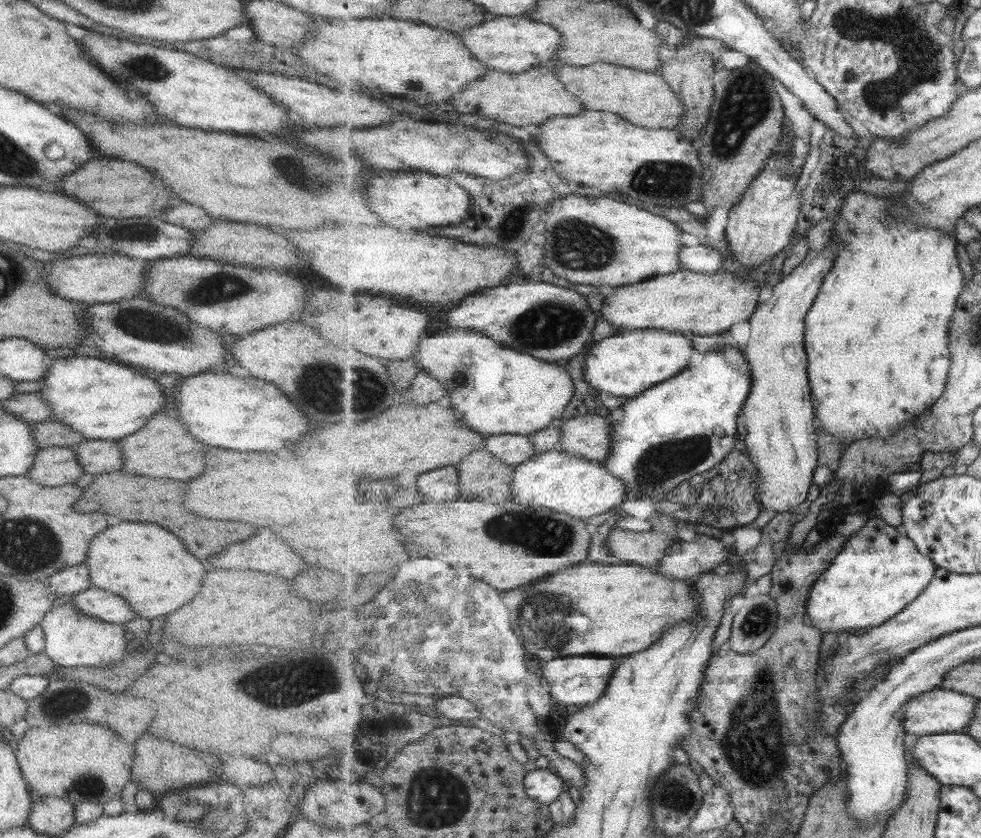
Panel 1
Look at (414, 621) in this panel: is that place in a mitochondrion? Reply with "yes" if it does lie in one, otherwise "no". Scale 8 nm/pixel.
yes

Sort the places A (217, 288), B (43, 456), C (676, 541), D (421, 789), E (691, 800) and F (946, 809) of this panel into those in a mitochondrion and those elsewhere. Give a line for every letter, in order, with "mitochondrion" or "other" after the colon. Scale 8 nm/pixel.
A: mitochondrion
B: other
C: other
D: mitochondrion
E: mitochondrion
F: other

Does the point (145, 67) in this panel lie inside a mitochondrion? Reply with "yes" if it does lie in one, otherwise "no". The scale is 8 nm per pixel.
yes

